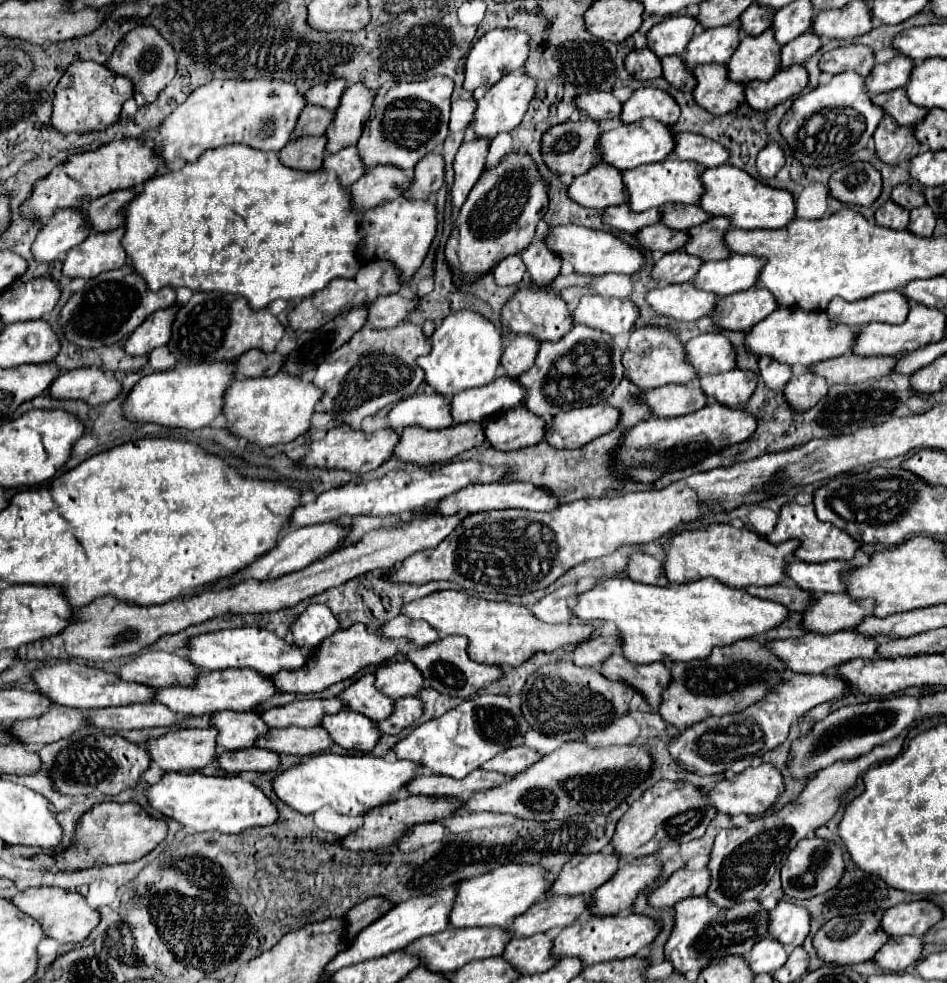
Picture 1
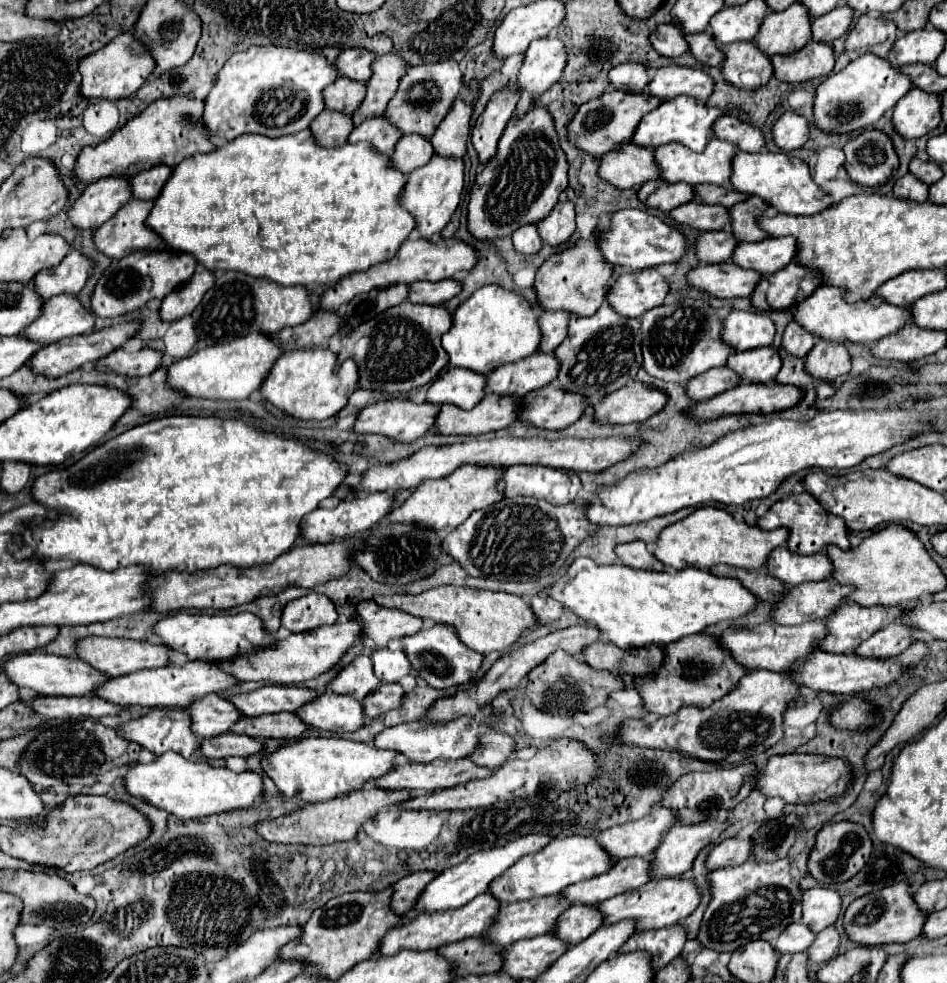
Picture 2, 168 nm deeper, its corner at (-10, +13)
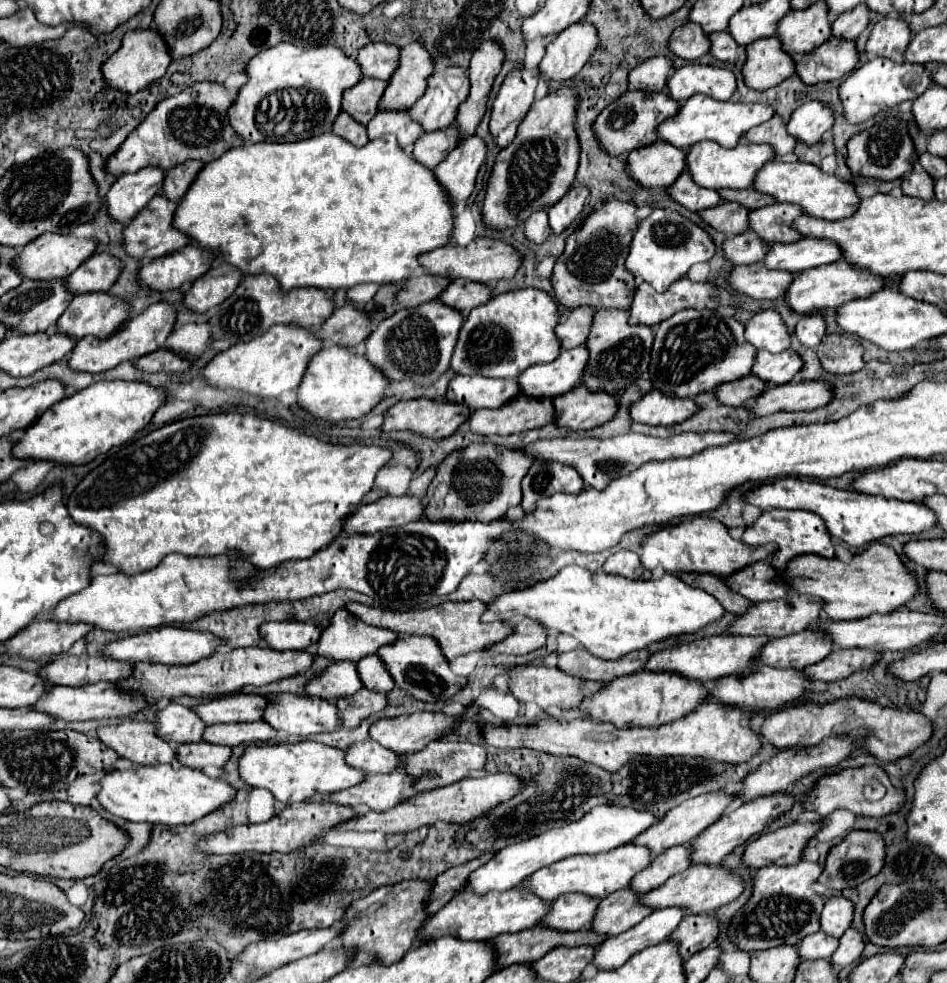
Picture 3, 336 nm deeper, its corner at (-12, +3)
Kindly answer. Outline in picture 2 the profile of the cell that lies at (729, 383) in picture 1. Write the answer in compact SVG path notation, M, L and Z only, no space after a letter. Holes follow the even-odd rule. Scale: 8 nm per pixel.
M763 347L763 349L733 353L727 359L727 367L735 371L743 381L773 383L781 369L781 359L773 347Z

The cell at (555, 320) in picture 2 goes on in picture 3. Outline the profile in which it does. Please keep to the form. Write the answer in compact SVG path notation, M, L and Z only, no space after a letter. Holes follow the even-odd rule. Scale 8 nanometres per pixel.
M577 307L571 311L567 321L557 325L557 337L561 339L563 349L571 349L587 341L595 311L597 311L595 307Z

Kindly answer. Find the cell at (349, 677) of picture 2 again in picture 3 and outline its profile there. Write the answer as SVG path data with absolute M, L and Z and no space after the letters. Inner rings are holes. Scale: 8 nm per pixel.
M337 661L331 663L321 675L311 679L305 685L305 693L311 697L321 697L321 699L335 699L335 697L347 697L359 691L361 679L357 675L357 667L353 661Z

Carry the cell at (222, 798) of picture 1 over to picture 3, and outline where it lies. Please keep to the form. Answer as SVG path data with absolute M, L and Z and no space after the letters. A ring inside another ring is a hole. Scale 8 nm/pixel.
M139 765L137 769L127 771L109 771L99 779L99 793L97 801L105 811L109 811L115 817L127 819L127 821L145 821L145 823L163 823L163 825L187 825L201 817L205 817L209 811L215 811L223 803L231 801L235 795L235 789L227 785L221 779L211 779L199 769L183 767L183 765L157 765L157 767L145 767Z

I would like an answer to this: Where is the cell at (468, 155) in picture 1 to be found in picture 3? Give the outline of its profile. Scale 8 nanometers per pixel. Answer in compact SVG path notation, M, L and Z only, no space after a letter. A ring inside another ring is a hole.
M517 67L503 79L503 85L491 107L489 123L497 147L503 149L513 141L517 125L523 121L533 103L539 79L541 73L537 67L535 69Z

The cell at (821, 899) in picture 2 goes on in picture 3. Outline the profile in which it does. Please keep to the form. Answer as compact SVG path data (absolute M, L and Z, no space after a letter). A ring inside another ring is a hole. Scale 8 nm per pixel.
M833 897L821 913L821 929L833 937L841 937L853 923L855 905L845 897Z

